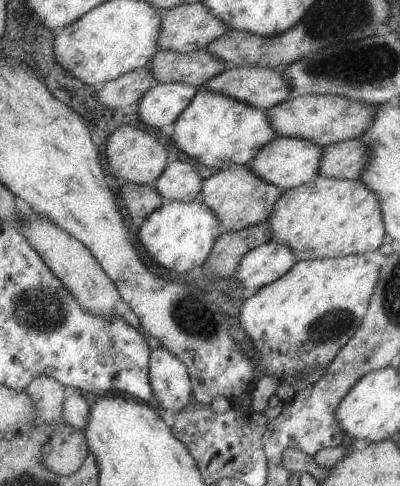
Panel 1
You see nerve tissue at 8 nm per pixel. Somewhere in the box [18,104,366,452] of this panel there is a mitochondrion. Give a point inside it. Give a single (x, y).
(192, 317)

